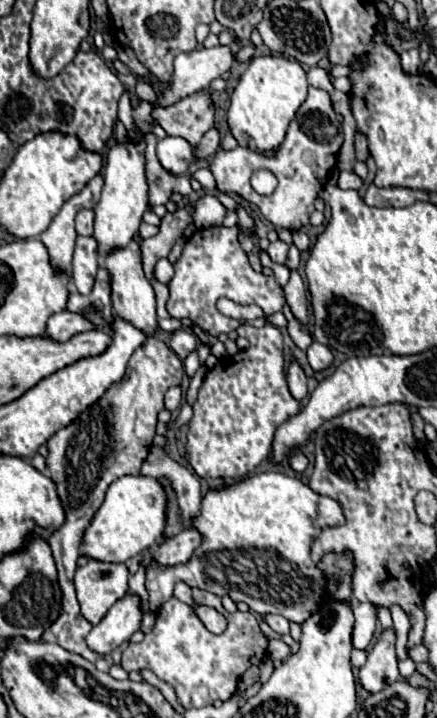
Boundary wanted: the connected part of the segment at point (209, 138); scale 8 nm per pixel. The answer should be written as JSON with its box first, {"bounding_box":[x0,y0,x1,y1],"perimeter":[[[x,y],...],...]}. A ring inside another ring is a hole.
{"bounding_box":[195,128,221,158],"perimeter":[[[211,128],[205,136],[203,136],[203,140],[201,140],[201,144],[197,146],[197,150],[195,150],[195,156],[197,158],[205,158],[205,156],[211,156],[211,154],[215,154],[217,150],[219,150],[219,140],[221,140],[221,136],[219,136],[219,130],[217,128]]]}

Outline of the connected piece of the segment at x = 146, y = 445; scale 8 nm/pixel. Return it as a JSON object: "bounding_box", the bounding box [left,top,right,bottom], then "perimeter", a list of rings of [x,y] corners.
{"bounding_box":[41,336,183,662],"perimeter":[[[147,336],[145,344],[133,352],[125,378],[113,384],[99,398],[99,402],[95,402],[87,412],[83,412],[73,424],[61,428],[47,442],[49,448],[47,466],[51,470],[51,480],[57,484],[57,492],[67,518],[65,524],[49,536],[49,546],[57,566],[59,588],[63,592],[63,598],[61,598],[61,614],[43,632],[41,642],[55,642],[69,652],[81,654],[89,662],[97,662],[103,658],[97,652],[93,652],[85,642],[91,624],[81,616],[73,588],[77,556],[81,554],[81,540],[87,526],[91,524],[91,518],[103,504],[109,484],[119,476],[141,472],[141,464],[147,458],[155,436],[157,414],[163,410],[165,392],[171,386],[179,386],[181,376],[183,376],[183,362],[179,360],[179,356],[155,336]]]}

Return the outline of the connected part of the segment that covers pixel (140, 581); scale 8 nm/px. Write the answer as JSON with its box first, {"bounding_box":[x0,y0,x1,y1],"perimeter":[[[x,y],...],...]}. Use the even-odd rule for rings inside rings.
{"bounding_box":[129,564,149,612],"perimeter":[[[143,564],[139,566],[137,574],[129,578],[129,588],[131,588],[129,592],[137,594],[141,598],[141,610],[147,612],[149,610],[149,600],[147,600],[147,590],[145,590],[145,566]]]}

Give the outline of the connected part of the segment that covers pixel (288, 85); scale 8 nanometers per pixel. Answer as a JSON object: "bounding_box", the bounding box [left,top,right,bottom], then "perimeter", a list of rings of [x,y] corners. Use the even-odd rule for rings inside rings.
{"bounding_box":[227,56,307,152],"perimeter":[[[259,56],[253,58],[239,84],[231,94],[227,122],[239,146],[249,146],[255,152],[267,152],[281,146],[289,122],[307,96],[307,78],[301,64],[293,58]]]}

